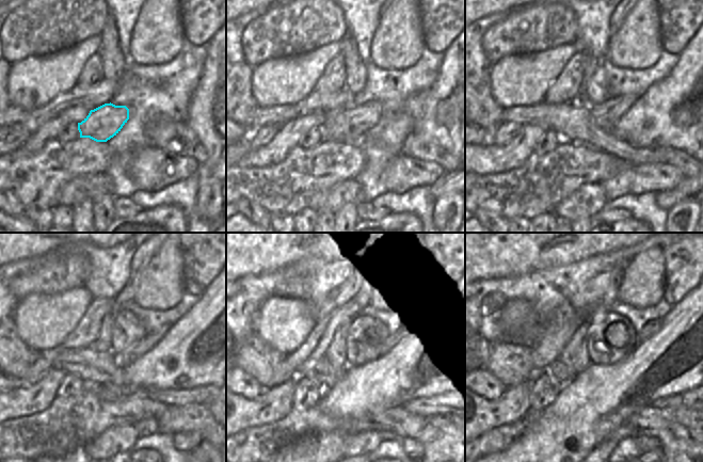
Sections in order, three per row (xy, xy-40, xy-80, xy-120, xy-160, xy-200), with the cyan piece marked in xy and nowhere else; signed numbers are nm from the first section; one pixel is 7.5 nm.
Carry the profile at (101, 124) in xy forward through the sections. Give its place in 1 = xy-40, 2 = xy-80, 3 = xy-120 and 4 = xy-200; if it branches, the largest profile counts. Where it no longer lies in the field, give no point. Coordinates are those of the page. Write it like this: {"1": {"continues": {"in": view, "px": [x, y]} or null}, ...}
{"1": {"continues": {"in": "xy-40", "px": [348, 123]}}, "2": {"continues": {"in": "xy-80", "px": [606, 114]}}, "3": {"continues": {"in": "xy-120", "px": [136, 350]}}, "4": {"continues": {"in": "xy-200", "px": [649, 330]}}}

